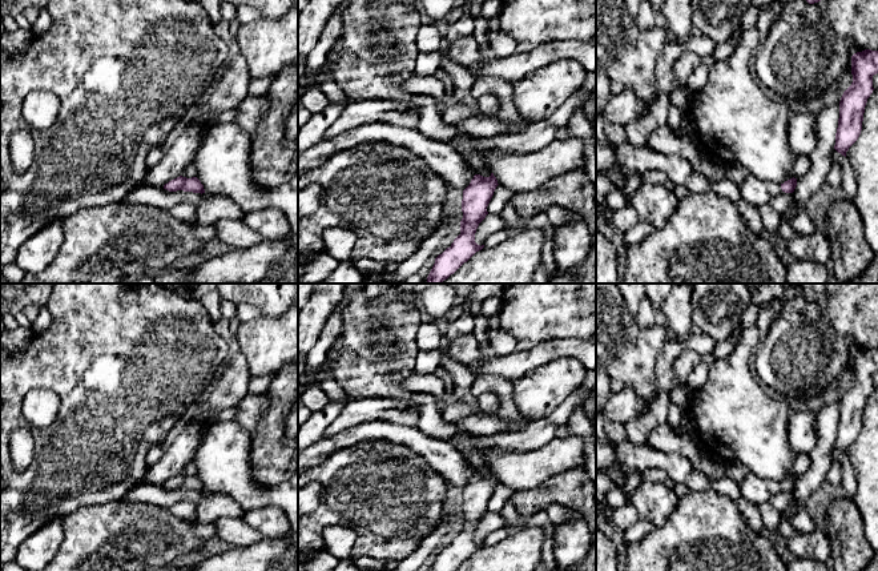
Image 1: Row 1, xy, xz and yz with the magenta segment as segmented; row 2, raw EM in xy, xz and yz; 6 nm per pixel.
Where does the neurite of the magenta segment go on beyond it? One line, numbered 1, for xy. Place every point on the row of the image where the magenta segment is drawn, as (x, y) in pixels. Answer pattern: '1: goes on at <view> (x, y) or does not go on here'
1: does not go on here

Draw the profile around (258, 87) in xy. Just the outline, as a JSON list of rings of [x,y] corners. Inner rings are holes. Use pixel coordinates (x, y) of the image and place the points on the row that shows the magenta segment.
[[[275,76],[253,79],[249,85],[249,96],[262,96],[266,95]]]

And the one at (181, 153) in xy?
[[[212,113],[196,117],[173,142],[161,161],[148,168],[144,184],[164,188],[169,181],[182,176],[184,169],[194,160],[202,141],[204,129],[217,120],[218,116]]]

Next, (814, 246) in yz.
[[[814,226],[810,234],[798,234],[788,240],[788,249],[796,260],[814,261],[821,265],[831,262],[831,248],[825,229]]]

